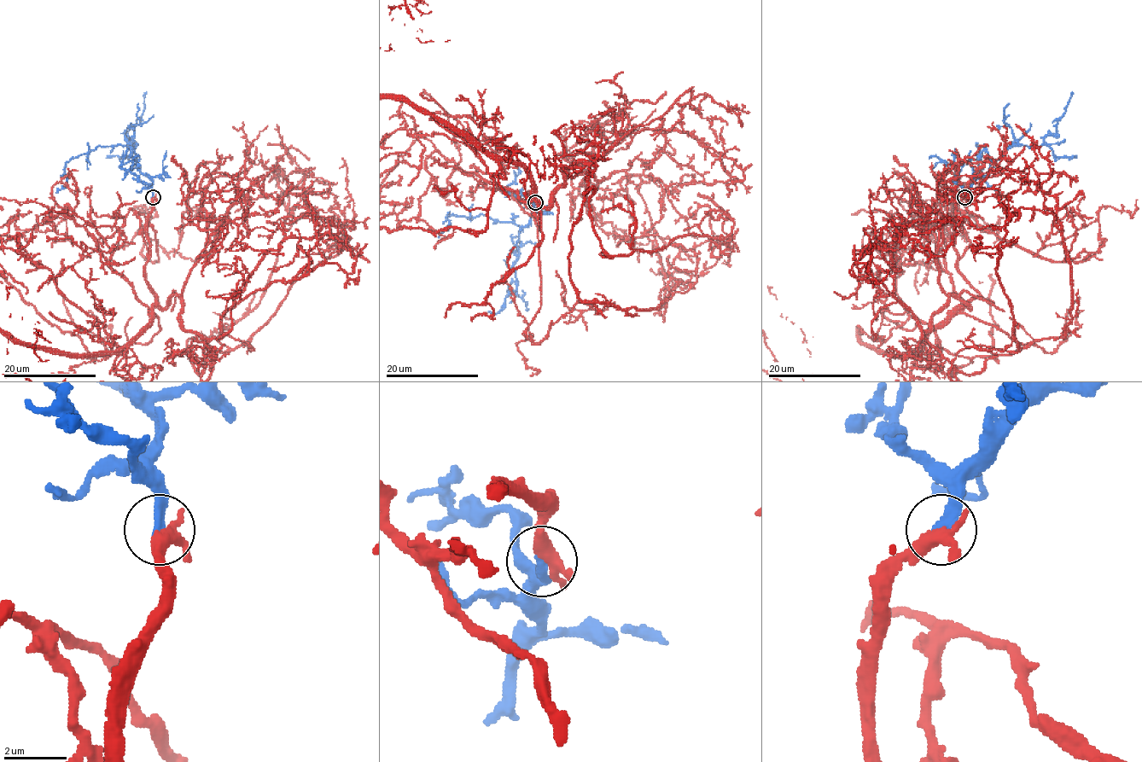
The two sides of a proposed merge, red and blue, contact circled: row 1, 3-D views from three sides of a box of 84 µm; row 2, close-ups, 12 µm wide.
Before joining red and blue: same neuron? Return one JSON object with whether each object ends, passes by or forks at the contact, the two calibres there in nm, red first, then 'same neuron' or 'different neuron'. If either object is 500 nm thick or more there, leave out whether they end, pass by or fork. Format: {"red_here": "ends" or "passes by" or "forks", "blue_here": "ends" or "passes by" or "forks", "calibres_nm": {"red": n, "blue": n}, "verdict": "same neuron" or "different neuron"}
{"red_here": "forks", "blue_here": "ends", "calibres_nm": {"red": 320, "blue": 360}, "verdict": "same neuron"}

